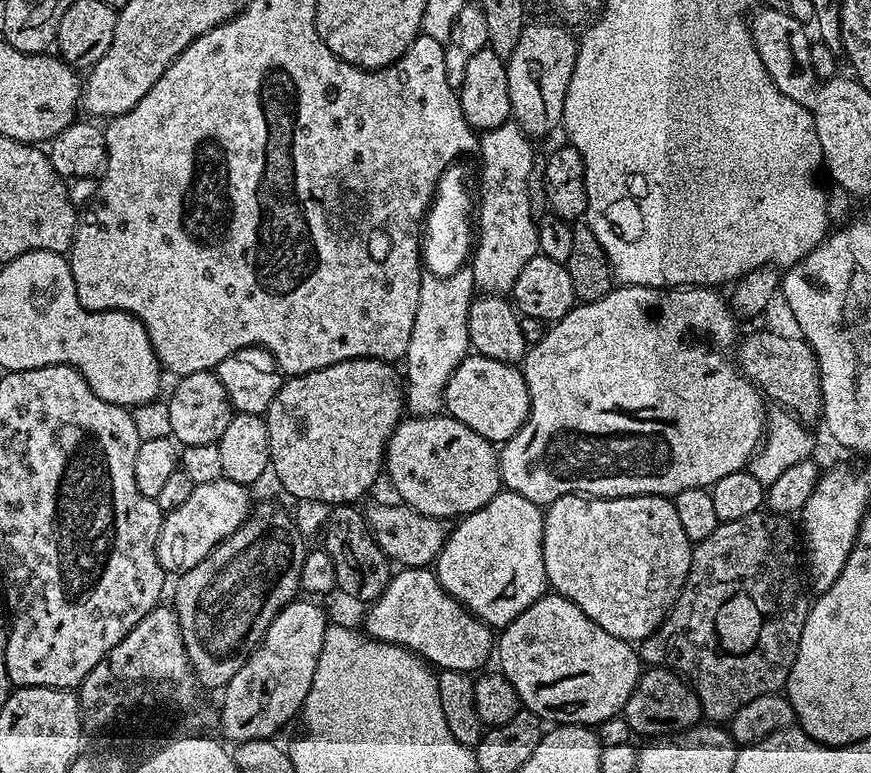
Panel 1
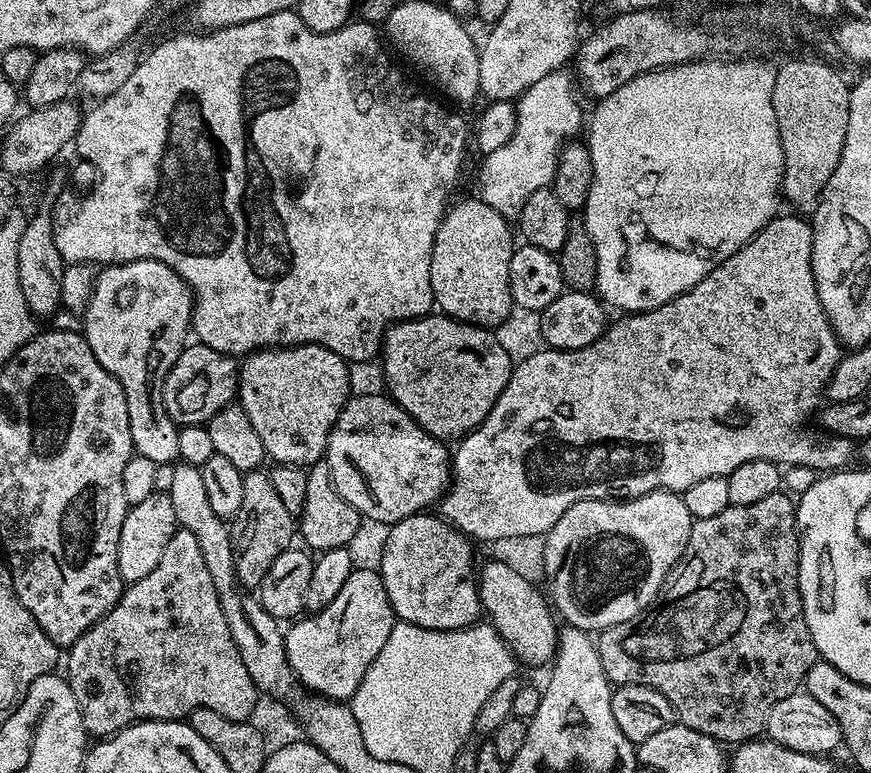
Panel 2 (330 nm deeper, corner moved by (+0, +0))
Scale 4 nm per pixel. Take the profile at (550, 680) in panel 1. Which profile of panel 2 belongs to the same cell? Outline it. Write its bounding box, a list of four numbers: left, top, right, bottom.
[477,558,558,665]

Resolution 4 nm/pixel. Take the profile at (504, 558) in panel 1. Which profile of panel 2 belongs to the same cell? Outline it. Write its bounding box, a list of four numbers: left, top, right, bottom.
[378,514,482,630]

